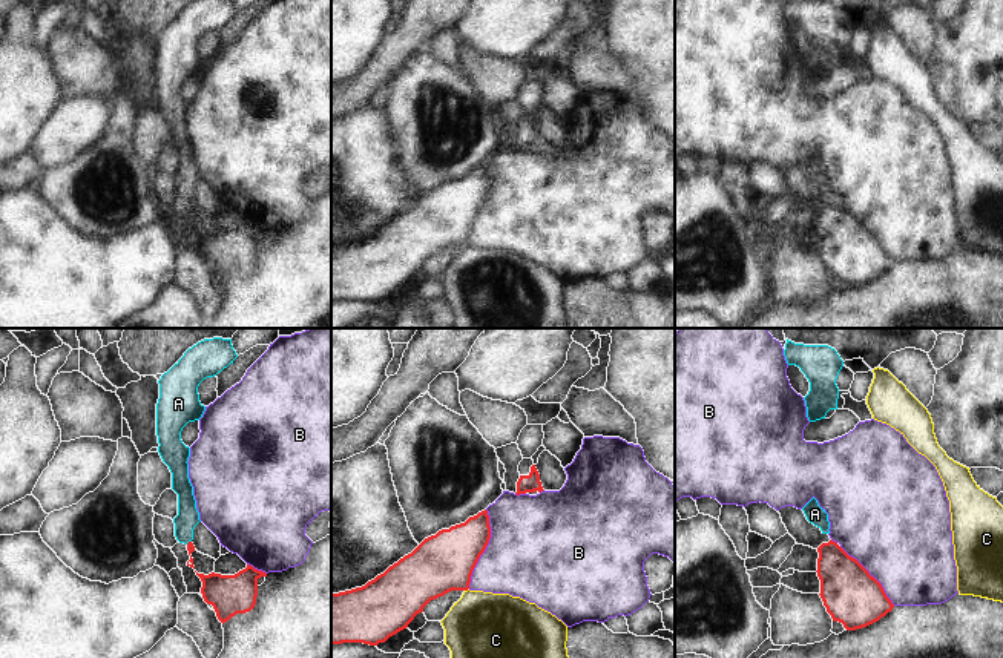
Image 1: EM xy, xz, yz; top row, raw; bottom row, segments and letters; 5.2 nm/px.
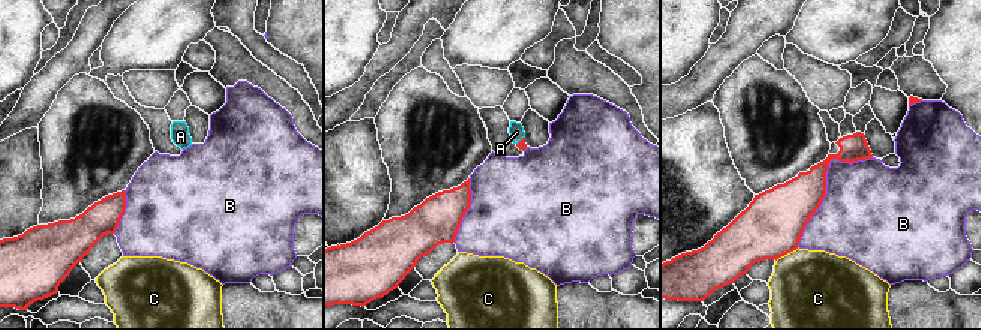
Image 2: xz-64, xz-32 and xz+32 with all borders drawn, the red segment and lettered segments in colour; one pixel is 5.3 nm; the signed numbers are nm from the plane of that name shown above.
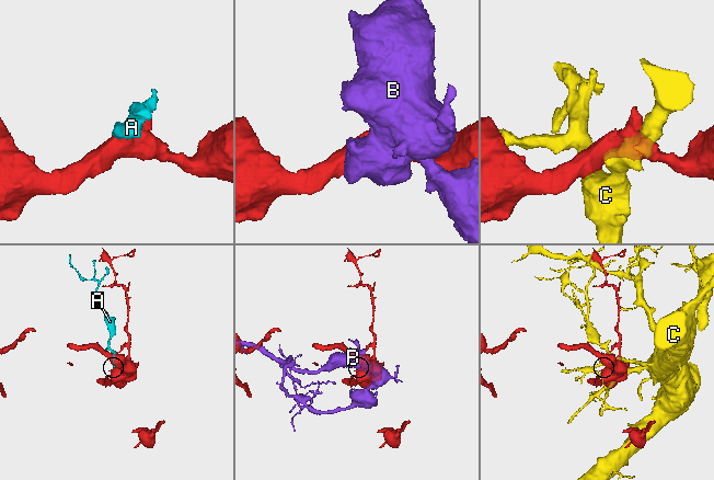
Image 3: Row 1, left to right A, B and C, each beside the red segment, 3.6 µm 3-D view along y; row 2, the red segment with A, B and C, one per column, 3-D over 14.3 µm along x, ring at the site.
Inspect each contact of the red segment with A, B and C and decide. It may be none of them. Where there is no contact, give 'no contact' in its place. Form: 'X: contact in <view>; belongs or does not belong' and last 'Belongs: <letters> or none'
A: contact in xy; belongs
B: contact in xz; does not belong
C: contact in xz; does not belong
Belongs: A

